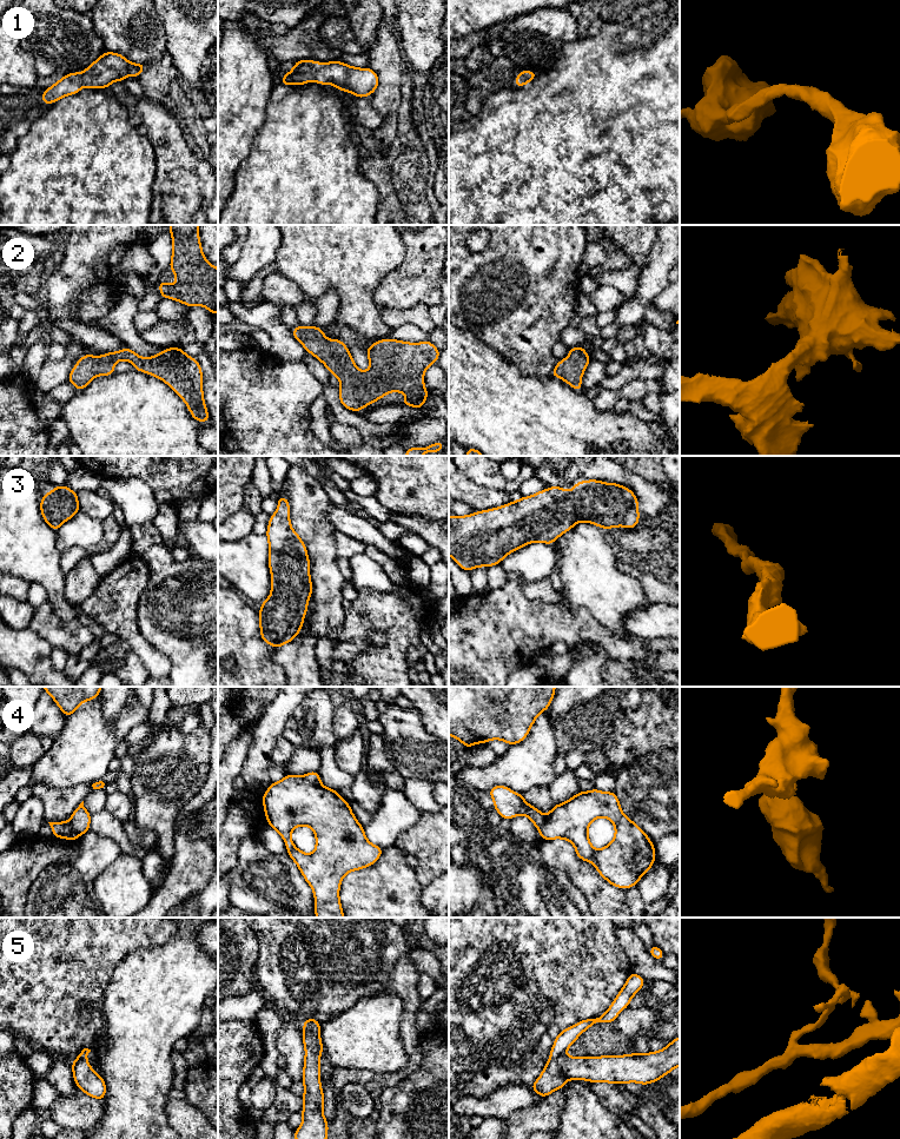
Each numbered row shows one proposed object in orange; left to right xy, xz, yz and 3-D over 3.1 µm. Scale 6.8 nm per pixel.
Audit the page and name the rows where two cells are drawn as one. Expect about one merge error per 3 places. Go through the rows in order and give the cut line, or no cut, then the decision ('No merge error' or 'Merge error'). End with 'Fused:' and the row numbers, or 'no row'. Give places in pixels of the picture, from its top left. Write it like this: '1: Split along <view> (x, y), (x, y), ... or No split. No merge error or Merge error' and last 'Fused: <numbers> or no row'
1: No split. No merge error
2: No split. No merge error
3: No split. No merge error
4: Split along xz (302, 776), (319, 783). Merge error
5: Split along yz (563, 1053), (550, 1059). Merge error
Fused: 4, 5

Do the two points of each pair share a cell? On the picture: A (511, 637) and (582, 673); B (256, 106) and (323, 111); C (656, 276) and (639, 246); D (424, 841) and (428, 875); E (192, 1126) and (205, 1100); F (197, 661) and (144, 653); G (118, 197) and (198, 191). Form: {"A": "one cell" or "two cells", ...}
{"A": "two cells", "B": "two cells", "C": "two cells", "D": "one cell", "E": "two cells", "F": "two cells", "G": "two cells"}

